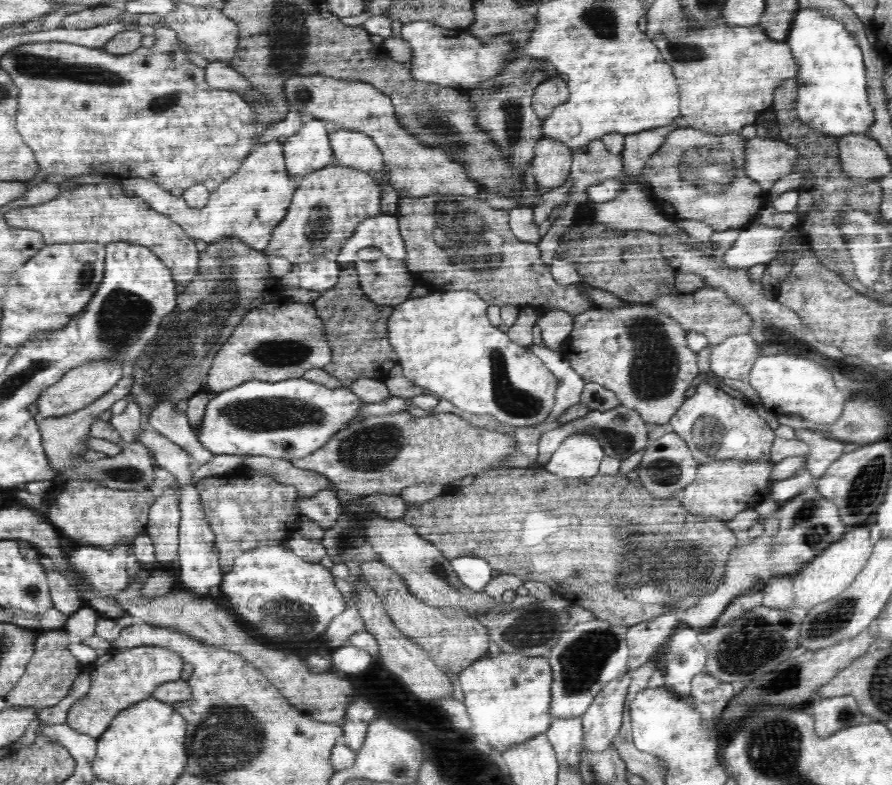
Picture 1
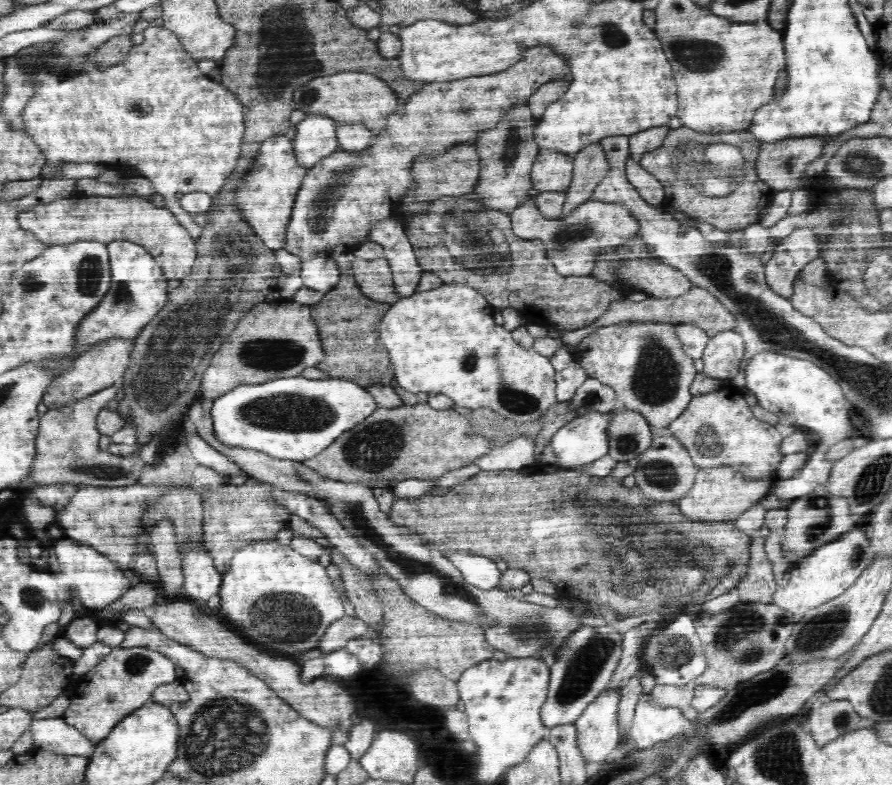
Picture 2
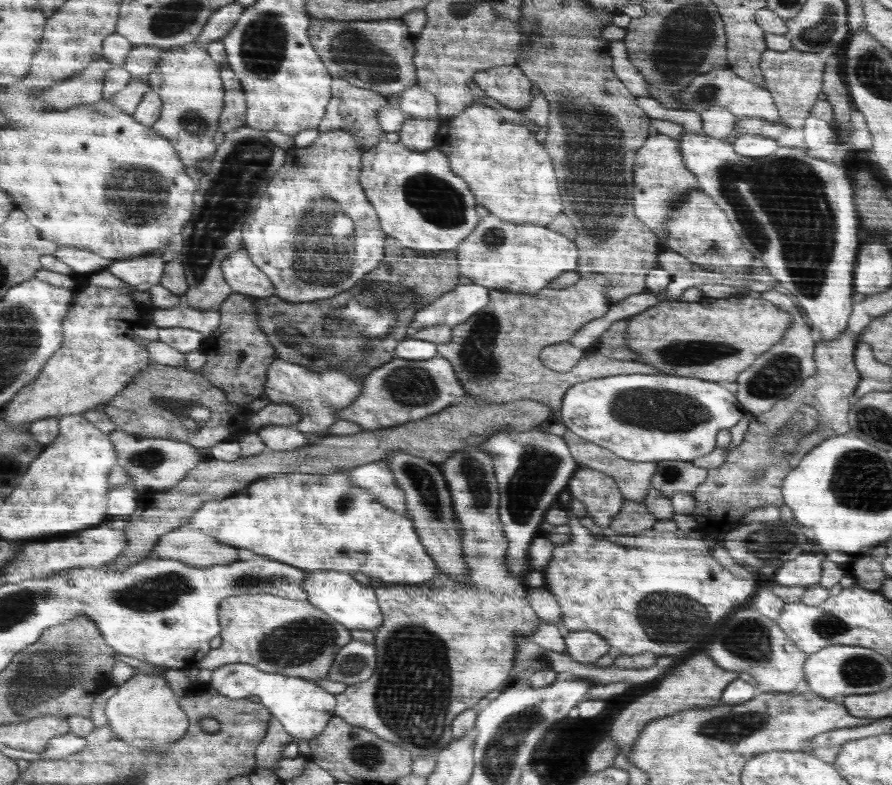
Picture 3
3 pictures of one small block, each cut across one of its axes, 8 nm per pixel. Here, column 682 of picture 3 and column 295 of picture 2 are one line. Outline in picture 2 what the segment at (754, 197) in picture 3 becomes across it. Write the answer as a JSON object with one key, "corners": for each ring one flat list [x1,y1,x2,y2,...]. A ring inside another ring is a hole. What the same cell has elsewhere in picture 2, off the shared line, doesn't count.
{"corners":[[322,114,307,115,296,126,294,149,298,161,311,169,323,157,339,150,336,137,337,124]]}

